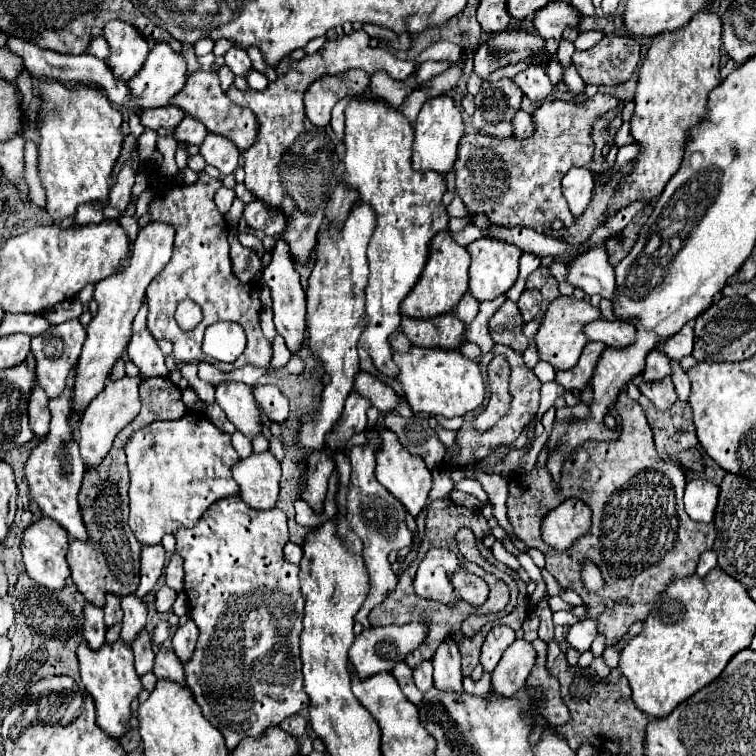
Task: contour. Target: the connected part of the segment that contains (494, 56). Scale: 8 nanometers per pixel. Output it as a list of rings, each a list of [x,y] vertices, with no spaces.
[[[507,28],[501,34],[495,34],[489,42],[481,44],[479,50],[475,52],[475,72],[479,78],[487,78],[493,70],[501,68],[501,66],[509,66],[511,64],[511,56],[521,56],[523,60],[531,60],[533,66],[547,66],[551,60],[551,52],[547,50],[547,42],[539,36],[535,36],[533,32],[525,30],[525,28]]]

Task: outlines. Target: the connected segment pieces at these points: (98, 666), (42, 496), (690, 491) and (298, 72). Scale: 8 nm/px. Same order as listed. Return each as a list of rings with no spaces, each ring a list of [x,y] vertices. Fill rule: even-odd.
[[[117,640],[115,644],[111,644],[111,646],[103,644],[101,650],[93,652],[87,648],[85,642],[81,642],[77,656],[79,656],[79,666],[81,666],[81,682],[95,700],[97,726],[103,728],[107,732],[107,736],[111,736],[115,740],[123,738],[131,728],[127,724],[127,718],[131,720],[131,702],[143,690],[141,678],[137,676],[135,666],[133,666],[131,646],[125,646],[125,644],[121,644],[121,640]]]
[[[69,376],[65,392],[59,398],[49,400],[49,410],[51,410],[51,416],[53,416],[51,418],[51,430],[49,430],[49,436],[45,440],[41,440],[41,444],[31,450],[31,456],[29,456],[27,466],[25,466],[25,474],[27,474],[31,496],[39,504],[43,516],[57,520],[69,532],[71,538],[83,542],[83,540],[89,540],[89,534],[87,534],[87,528],[83,524],[83,518],[81,518],[77,494],[81,490],[81,480],[83,480],[83,474],[85,474],[85,464],[81,460],[77,442],[73,440],[71,424],[69,424],[73,380],[75,378]]]
[[[689,480],[685,486],[685,510],[695,522],[711,522],[719,488],[705,480]]]
[[[363,30],[337,36],[335,40],[327,40],[319,52],[306,55],[299,62],[285,58],[281,64],[277,64],[277,82],[271,82],[265,92],[257,92],[257,90],[241,92],[235,86],[231,86],[227,90],[227,96],[233,104],[253,110],[253,114],[259,120],[257,142],[253,144],[253,148],[243,152],[245,186],[267,208],[281,210],[285,214],[287,228],[283,230],[281,236],[289,244],[291,260],[299,262],[303,266],[307,266],[313,256],[313,250],[317,246],[317,232],[323,224],[325,206],[329,202],[331,192],[335,190],[335,186],[341,180],[339,156],[335,154],[335,146],[333,146],[331,138],[327,136],[325,128],[317,128],[305,116],[305,108],[303,108],[305,90],[321,76],[341,74],[349,68],[361,68],[369,76],[383,70],[393,80],[405,80],[413,72],[417,63],[432,60],[445,61],[453,65],[460,59],[462,51],[461,47],[454,43],[440,41],[424,50],[419,56],[421,60],[403,61],[383,48],[369,48],[369,41],[369,35],[365,34]],[[349,46],[353,48],[351,64],[349,64],[349,50],[345,52],[345,48],[349,48]]]

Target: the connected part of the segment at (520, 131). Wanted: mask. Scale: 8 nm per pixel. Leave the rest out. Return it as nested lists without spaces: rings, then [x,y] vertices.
[[[519,110],[515,120],[513,120],[513,126],[515,126],[515,136],[517,138],[529,138],[533,132],[535,132],[535,122],[533,122],[533,116]]]

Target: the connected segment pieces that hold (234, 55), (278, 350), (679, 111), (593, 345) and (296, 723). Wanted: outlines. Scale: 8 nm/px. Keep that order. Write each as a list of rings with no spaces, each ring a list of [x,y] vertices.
[[[231,48],[225,54],[225,64],[235,76],[247,76],[251,72],[251,60],[247,52],[241,52],[241,48]]]
[[[275,336],[275,340],[273,340],[273,362],[271,362],[271,368],[267,372],[283,368],[289,362],[289,358],[291,358],[291,352],[287,350],[285,340],[281,336]]]
[[[703,8],[693,20],[677,30],[655,36],[639,70],[635,108],[631,114],[631,138],[641,146],[633,168],[619,180],[615,196],[607,206],[607,218],[637,200],[657,198],[673,172],[681,166],[685,132],[705,114],[707,94],[720,82],[721,20],[711,8]]]
[[[587,342],[583,348],[583,354],[577,362],[575,368],[571,368],[569,372],[559,372],[555,376],[555,382],[561,384],[567,392],[583,392],[585,384],[591,380],[593,376],[593,368],[599,360],[599,354],[603,352],[605,344],[597,344],[597,342]]]
[[[303,716],[285,718],[285,720],[279,724],[279,728],[285,730],[287,734],[291,734],[291,736],[303,736],[303,734],[305,734],[305,726],[307,726],[307,722],[305,722]]]

